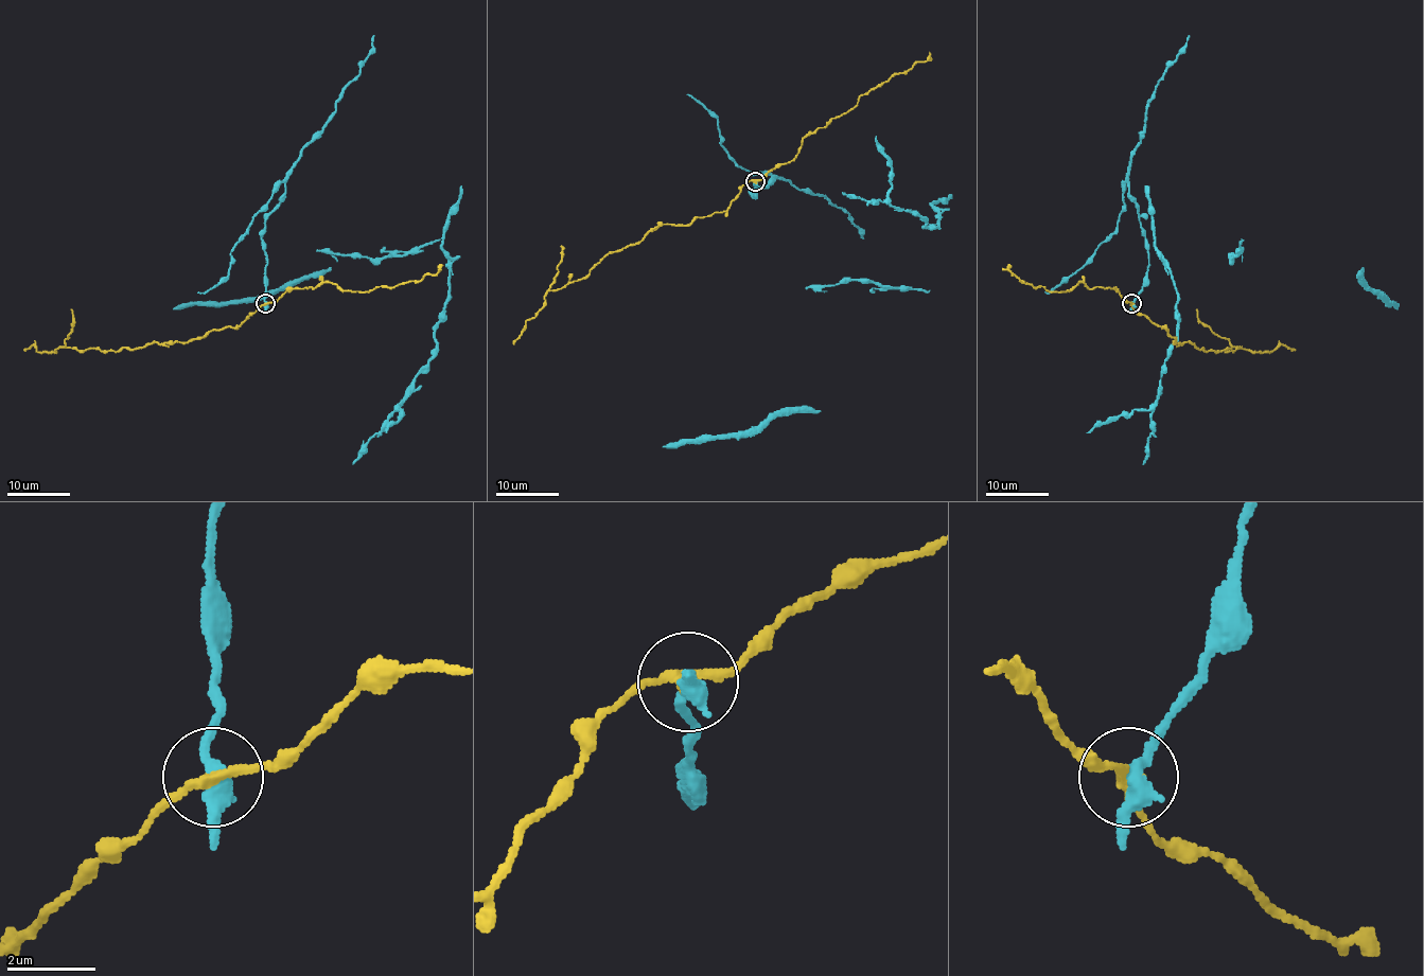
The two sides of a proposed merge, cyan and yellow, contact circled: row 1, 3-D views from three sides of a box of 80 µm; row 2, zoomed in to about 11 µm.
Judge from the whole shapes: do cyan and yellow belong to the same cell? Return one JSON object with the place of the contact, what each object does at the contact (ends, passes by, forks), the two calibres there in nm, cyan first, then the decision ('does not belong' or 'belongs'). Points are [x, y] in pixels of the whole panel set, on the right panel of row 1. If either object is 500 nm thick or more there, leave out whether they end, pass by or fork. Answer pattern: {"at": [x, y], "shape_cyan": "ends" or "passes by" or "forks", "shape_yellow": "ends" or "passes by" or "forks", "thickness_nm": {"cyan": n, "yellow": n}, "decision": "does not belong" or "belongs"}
{"at": [1131, 303], "shape_cyan": "passes by", "shape_yellow": "passes by", "thickness_nm": {"cyan": 340, "yellow": 240}, "decision": "does not belong"}

